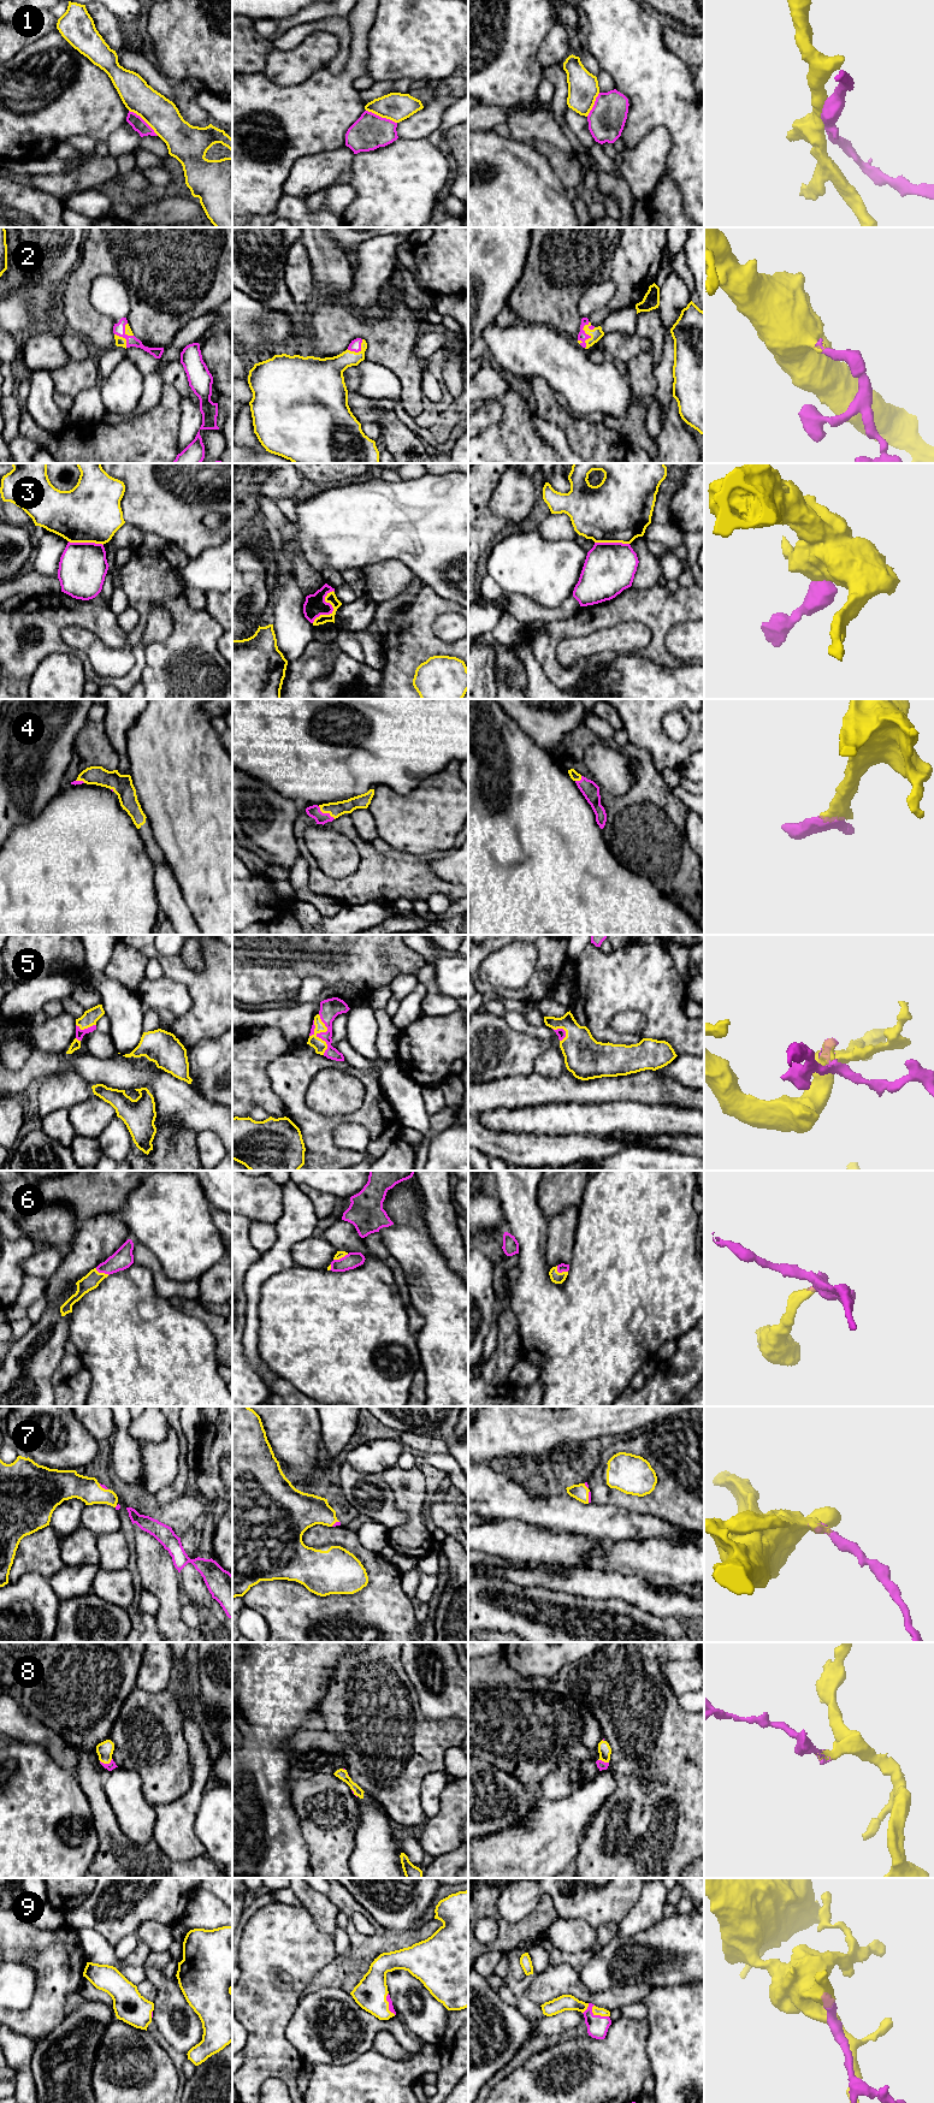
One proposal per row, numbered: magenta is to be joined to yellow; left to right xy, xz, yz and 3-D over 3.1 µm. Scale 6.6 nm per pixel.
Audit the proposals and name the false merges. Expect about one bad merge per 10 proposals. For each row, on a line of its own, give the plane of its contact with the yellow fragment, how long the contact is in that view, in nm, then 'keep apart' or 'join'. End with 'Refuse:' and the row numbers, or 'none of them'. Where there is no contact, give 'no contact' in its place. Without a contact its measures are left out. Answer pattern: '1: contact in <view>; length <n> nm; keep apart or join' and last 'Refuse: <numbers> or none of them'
1: contact in xz; length 220 nm; keep apart
2: contact in yz; length 190 nm; join
3: contact in xz; length 260 nm; keep apart
4: contact in xz; length 150 nm; join
5: contact in xz; length 280 nm; join
6: contact in yz; length 90 nm; join
7: contact in yz; length 80 nm; join
8: contact in xy; length 90 nm; join
9: contact in yz; length 140 nm; join
Refuse: 1, 3

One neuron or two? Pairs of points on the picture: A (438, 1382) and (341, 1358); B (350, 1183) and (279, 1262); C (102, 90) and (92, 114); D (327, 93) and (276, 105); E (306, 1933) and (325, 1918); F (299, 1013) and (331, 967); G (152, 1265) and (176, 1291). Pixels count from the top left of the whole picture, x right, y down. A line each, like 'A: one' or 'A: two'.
A: two
B: two
C: one
D: one
E: two
F: two
G: one

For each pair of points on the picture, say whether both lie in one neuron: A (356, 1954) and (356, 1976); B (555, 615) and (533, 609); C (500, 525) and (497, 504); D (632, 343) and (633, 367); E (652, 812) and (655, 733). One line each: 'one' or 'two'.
A: two
B: one
C: two
D: two
E: two

